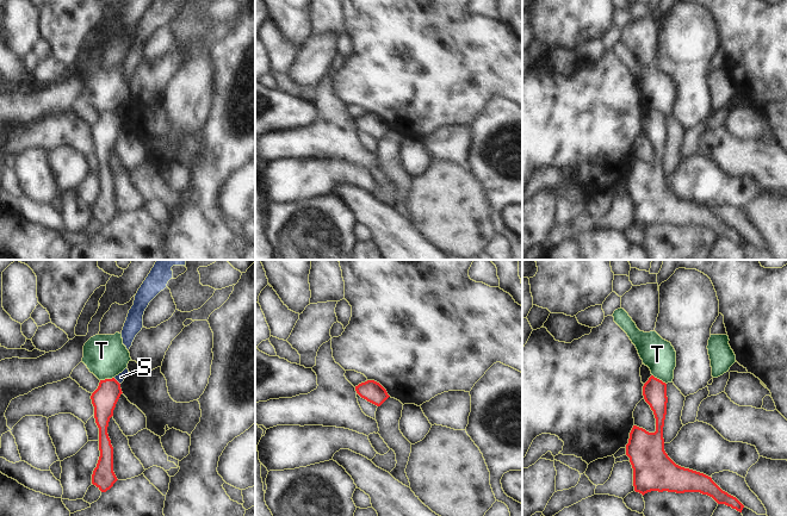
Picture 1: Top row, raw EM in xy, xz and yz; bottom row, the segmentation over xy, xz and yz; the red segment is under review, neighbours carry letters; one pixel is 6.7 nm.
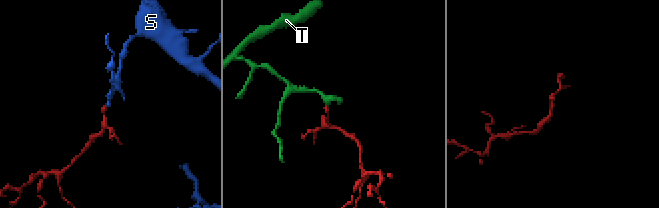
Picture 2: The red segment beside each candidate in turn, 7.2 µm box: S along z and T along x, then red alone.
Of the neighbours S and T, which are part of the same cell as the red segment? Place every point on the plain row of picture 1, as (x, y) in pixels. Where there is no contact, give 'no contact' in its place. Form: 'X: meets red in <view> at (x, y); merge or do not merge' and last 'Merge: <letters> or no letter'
S: meets red in xy at (117, 114); do not merge
T: meets red in xy at (106, 112); do not merge
Merge: no letter

